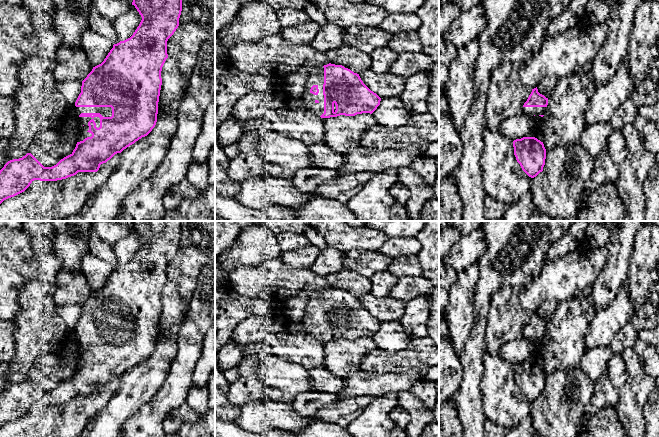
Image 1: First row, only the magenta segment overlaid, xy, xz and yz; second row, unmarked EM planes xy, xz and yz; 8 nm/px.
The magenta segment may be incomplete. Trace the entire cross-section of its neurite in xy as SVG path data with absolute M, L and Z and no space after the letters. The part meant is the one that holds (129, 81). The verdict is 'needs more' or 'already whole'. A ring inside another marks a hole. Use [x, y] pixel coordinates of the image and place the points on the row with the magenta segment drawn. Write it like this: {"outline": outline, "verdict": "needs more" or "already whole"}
{"outline": "M133 0L132 5L142 17L139 26L130 38L114 44L104 61L93 67L82 81L81 93L74 103L79 124L75 149L52 167L44 167L31 153L8 161L0 170L0 204L24 192L34 180L57 181L74 176L78 172L97 172L101 164L147 136L155 127L162 85L161 71L168 58L167 41L179 26L182 0Z", "verdict": "needs more"}

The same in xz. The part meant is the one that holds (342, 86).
{"outline": "M329 63L319 66L309 73L301 100L317 116L330 118L340 115L372 114L380 105L381 98L363 83L359 74L342 65Z", "verdict": "needs more"}

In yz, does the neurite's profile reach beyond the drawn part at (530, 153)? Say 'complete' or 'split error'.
split error

